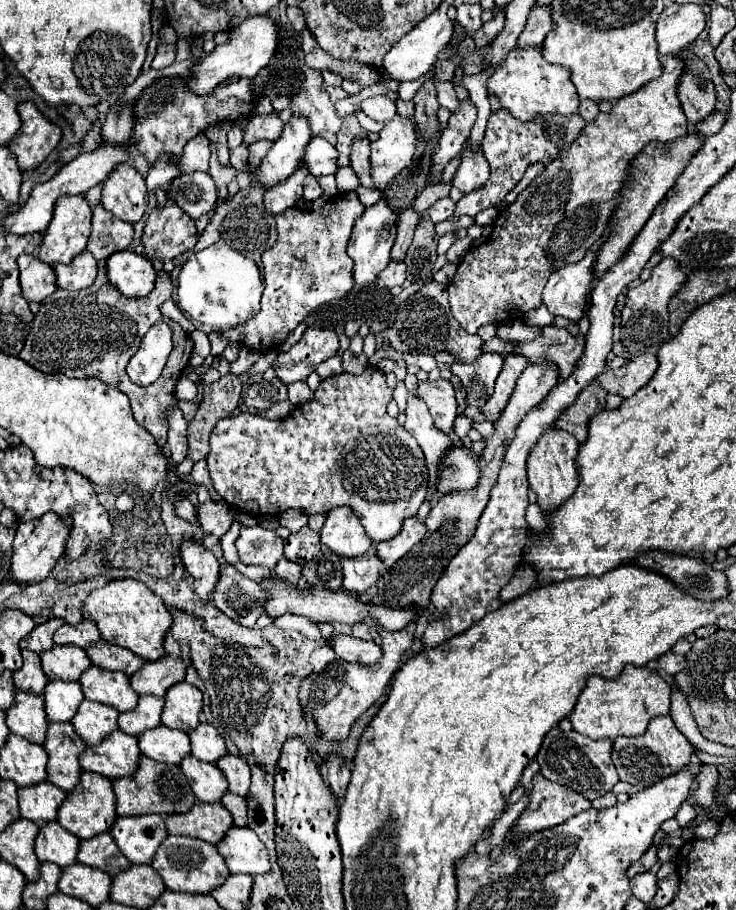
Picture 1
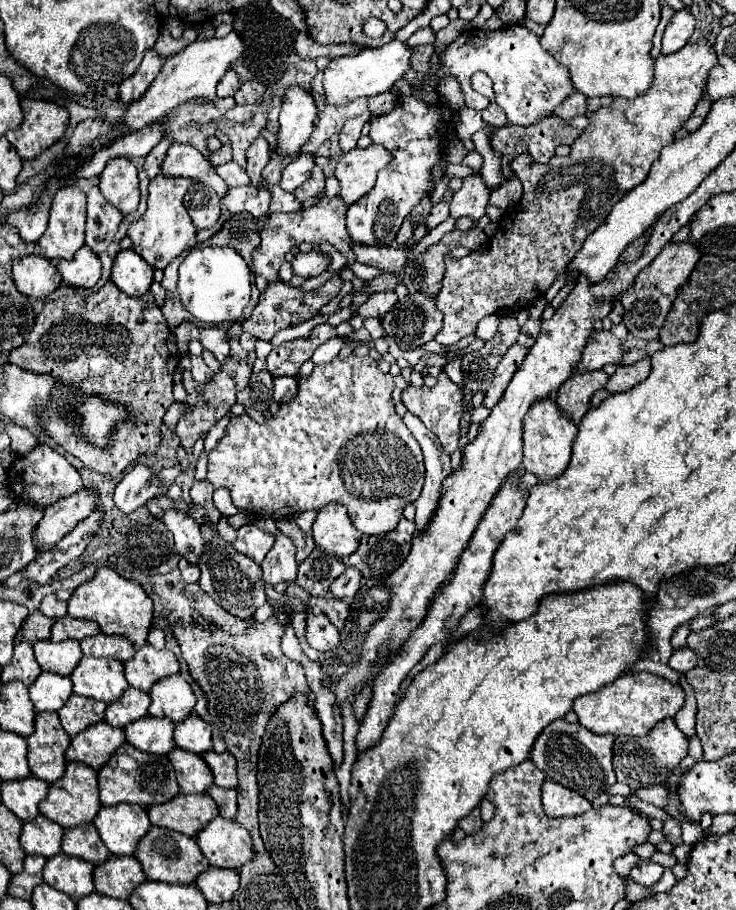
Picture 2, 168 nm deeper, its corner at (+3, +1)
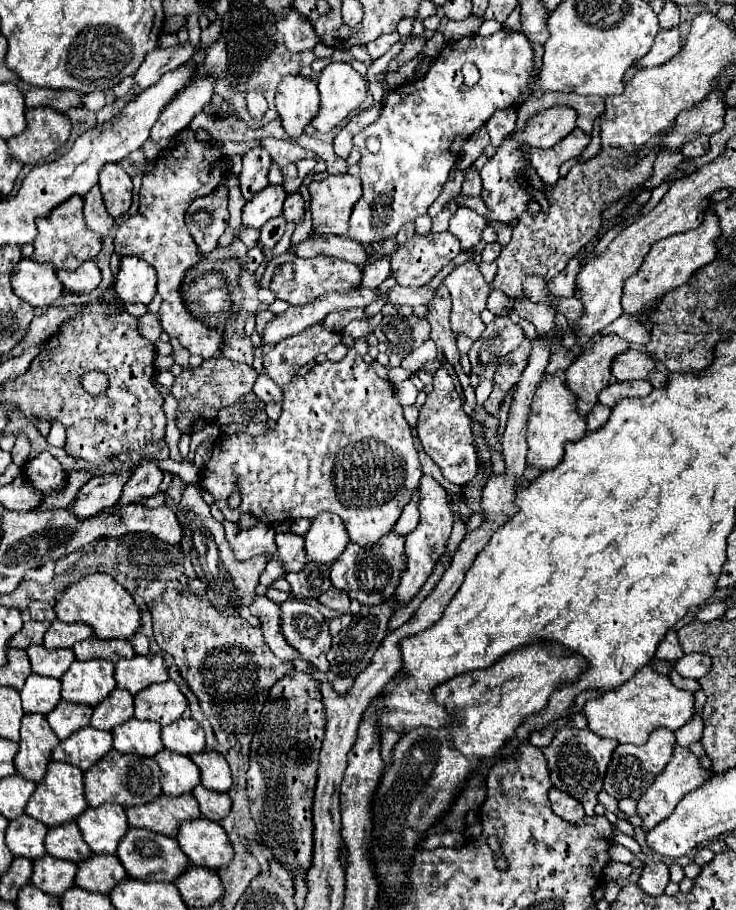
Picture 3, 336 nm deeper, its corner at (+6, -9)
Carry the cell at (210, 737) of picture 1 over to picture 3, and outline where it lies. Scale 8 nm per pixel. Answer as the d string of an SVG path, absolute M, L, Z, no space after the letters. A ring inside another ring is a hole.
M181 718L181 720L165 726L161 732L161 740L167 750L173 750L183 756L199 754L201 750L205 750L203 728L191 718L189 720Z

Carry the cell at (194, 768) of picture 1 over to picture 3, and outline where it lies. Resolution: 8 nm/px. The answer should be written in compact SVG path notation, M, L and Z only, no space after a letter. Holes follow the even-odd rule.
M161 750L155 760L161 766L161 788L167 796L183 796L193 792L201 784L201 772L189 756L175 754L171 750Z

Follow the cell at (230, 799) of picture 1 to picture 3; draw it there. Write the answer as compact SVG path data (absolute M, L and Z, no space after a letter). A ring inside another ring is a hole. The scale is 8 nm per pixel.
M197 786L193 790L193 796L199 802L201 814L213 822L221 822L231 812L231 798L229 794L219 794L213 790L207 790L205 786Z

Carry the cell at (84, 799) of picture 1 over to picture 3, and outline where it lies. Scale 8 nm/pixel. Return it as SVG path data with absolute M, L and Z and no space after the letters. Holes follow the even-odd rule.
M51 760L47 766L47 776L41 784L37 784L35 794L29 798L25 814L43 822L47 828L61 826L65 822L73 822L85 812L89 806L85 802L85 782L83 782L83 772L71 764L63 764L57 760Z

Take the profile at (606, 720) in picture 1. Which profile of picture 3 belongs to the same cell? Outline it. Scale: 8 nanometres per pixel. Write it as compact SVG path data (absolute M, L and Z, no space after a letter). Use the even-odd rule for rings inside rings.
M643 666L629 682L625 682L617 690L589 700L583 708L583 714L587 718L589 730L597 736L611 738L621 744L627 742L641 746L657 728L677 730L687 724L687 720L693 716L693 692L675 688L667 676L653 672L649 666Z

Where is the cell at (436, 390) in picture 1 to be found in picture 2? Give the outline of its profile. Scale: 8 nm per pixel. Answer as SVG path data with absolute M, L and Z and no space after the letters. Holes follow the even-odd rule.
M442 370L442 374L438 376L438 384L434 388L422 386L422 388L414 388L410 386L408 390L404 390L402 394L402 402L406 404L406 408L418 416L422 420L422 424L434 432L434 436L440 440L442 448L446 454L452 454L458 448L458 440L460 440L460 418L464 414L464 402L462 402L462 388L458 384L454 384L446 372Z

